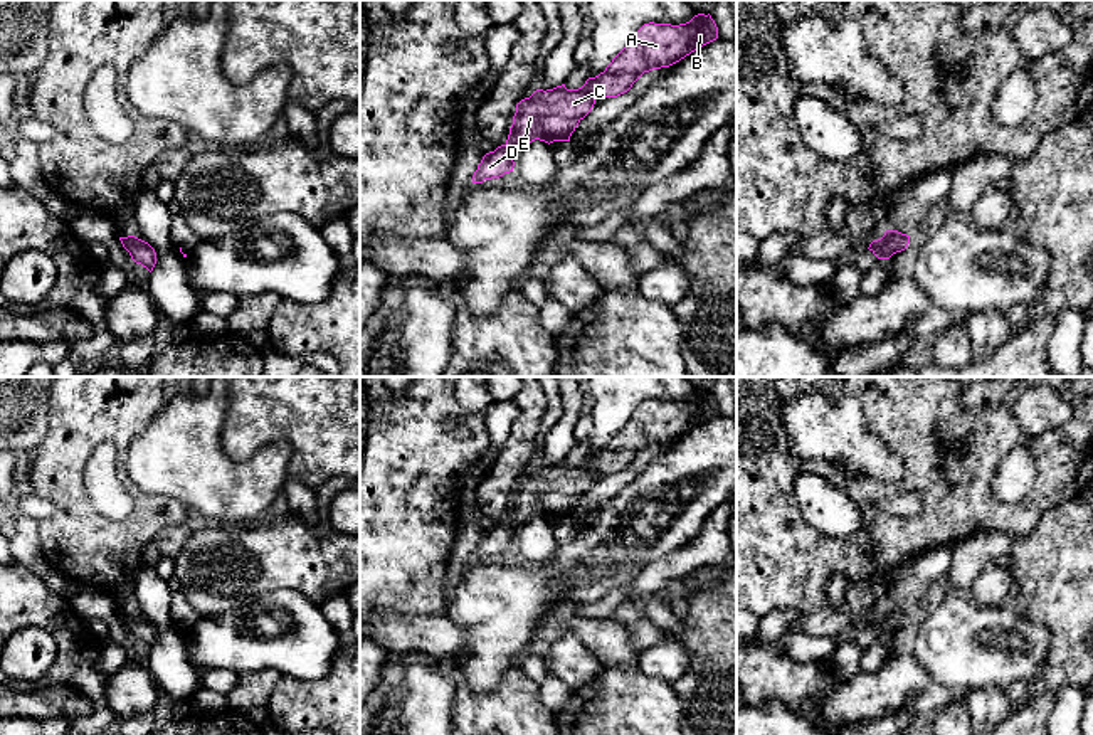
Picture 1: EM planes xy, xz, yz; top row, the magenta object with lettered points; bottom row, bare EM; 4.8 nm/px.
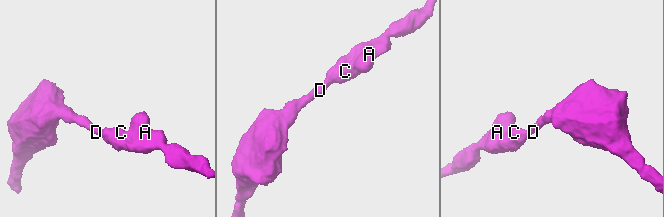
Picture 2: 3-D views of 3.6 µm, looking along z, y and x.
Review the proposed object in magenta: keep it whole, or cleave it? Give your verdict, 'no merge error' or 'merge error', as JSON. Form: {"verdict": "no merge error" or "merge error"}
{"verdict": "no merge error"}

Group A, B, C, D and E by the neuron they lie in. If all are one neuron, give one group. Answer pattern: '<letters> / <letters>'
A B C D E

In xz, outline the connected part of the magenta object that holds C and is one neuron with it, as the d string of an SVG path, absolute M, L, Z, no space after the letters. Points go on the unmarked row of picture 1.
M698 390L679 402L644 400L605 447L589 454L582 464L567 466L562 461L546 468L536 466L530 474L521 476L506 520L483 533L473 560L513 548L515 530L535 516L548 521L570 518L597 474L617 474L627 469L644 449L669 444L716 415L718 404L710 390Z

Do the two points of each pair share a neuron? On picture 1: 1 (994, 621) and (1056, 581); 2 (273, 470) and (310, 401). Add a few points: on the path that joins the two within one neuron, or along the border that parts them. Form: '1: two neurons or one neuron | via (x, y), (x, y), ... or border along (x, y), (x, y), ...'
1: two neurons | border along (1021, 611), (1040, 623), (1050, 638)
2: two neurons | border along (278, 439), (285, 439), (291, 446), (290, 475)

